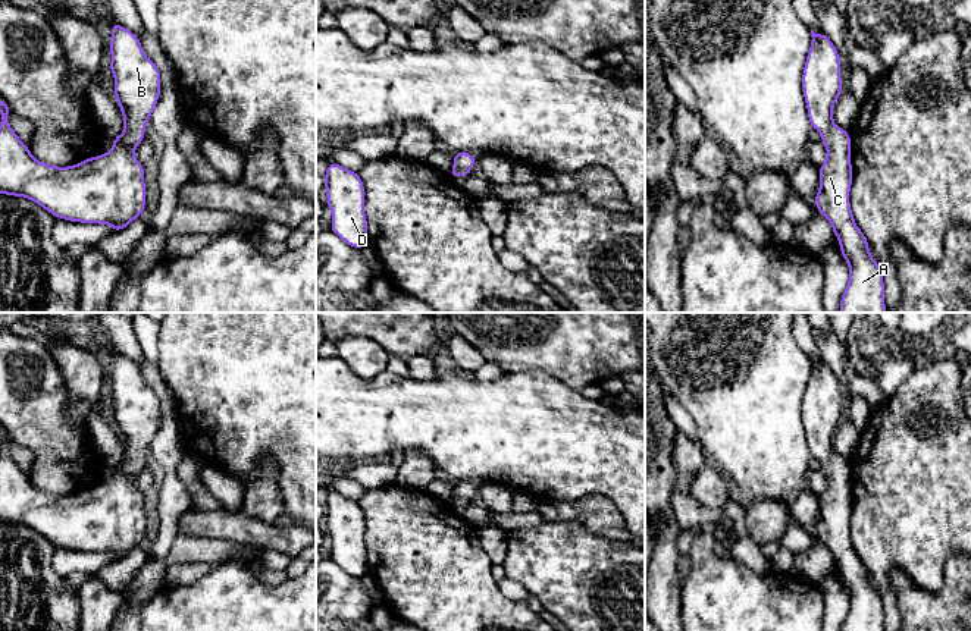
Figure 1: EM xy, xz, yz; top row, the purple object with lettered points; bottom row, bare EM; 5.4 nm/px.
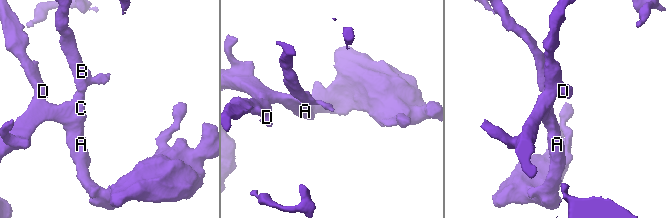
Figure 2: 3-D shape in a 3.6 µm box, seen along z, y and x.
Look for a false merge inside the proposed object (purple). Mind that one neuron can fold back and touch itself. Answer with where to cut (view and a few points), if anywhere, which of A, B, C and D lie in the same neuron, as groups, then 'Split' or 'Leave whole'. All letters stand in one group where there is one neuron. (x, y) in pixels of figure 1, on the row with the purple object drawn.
No split. Groups: A B C D. Leave whole

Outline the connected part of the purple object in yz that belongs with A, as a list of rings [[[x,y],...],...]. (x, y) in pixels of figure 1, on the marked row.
[[[811,29],[811,37],[802,75],[804,98],[811,128],[821,134],[821,142],[827,148],[827,158],[818,167],[820,189],[814,203],[820,214],[830,222],[849,266],[840,313],[887,313],[883,273],[851,211],[851,136],[834,125],[831,116],[842,92],[839,51],[826,34],[818,35]]]

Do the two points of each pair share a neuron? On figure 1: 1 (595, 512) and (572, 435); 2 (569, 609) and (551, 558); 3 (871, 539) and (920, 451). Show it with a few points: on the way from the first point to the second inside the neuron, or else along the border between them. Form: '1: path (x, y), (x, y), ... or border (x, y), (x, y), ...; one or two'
1: border (557, 501), (604, 495), (620, 514); two
2: path (569, 596), (569, 575), (564, 571); one
3: path (893, 517), (920, 490), (920, 473); one

